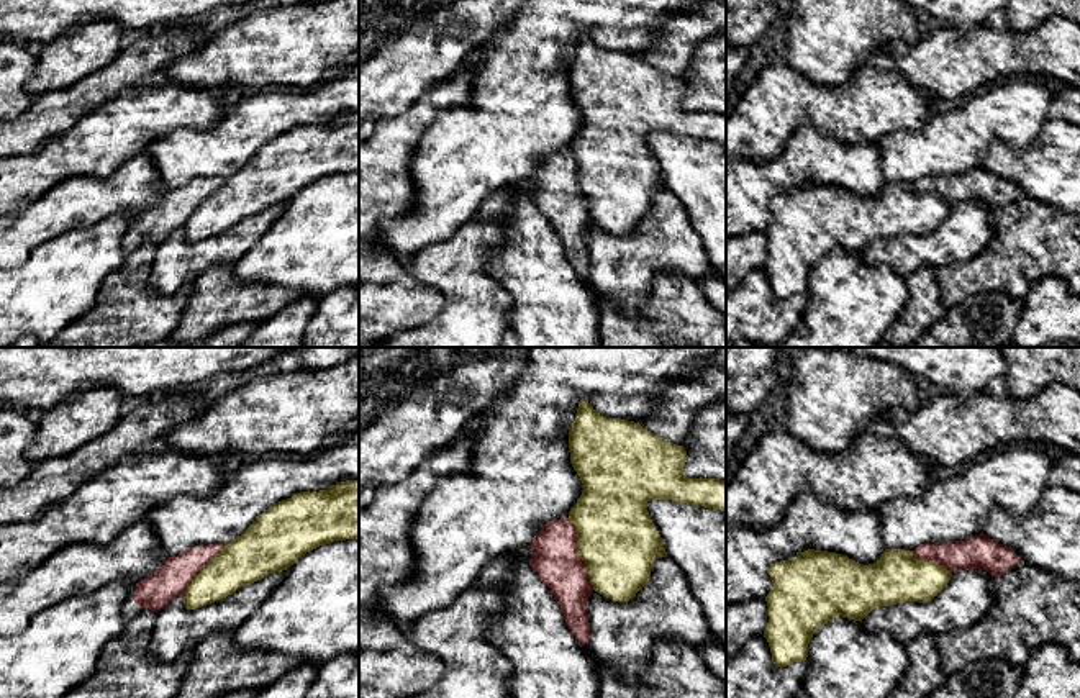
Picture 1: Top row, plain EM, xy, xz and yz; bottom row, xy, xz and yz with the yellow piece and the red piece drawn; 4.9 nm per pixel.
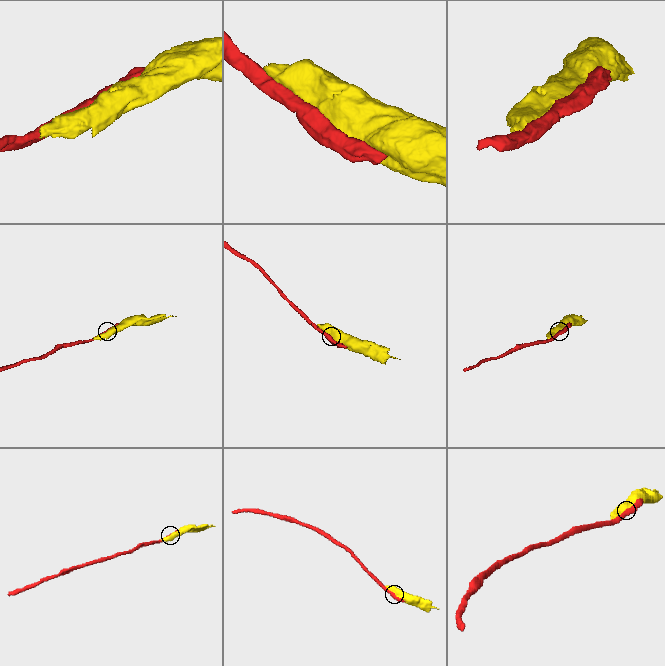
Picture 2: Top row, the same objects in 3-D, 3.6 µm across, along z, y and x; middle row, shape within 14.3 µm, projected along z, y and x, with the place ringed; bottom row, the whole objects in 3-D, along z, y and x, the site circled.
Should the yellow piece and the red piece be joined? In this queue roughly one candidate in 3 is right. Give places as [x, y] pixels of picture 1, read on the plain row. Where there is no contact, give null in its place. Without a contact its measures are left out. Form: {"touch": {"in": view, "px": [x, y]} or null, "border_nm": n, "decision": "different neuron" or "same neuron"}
{"touch": {"in": "xz", "px": [579, 187]}, "border_nm": 380, "decision": "different neuron"}

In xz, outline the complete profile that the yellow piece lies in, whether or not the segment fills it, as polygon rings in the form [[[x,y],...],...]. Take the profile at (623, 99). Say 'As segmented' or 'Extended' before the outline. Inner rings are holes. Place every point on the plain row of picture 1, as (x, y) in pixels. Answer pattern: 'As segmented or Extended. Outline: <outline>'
As segmented. Outline: [[[587,31],[579,34],[569,64],[570,97],[583,123],[569,144],[575,159],[579,188],[585,195],[593,223],[613,234],[629,234],[651,213],[652,195],[667,190],[647,136],[670,133],[726,144],[726,115],[690,111],[683,105],[687,84],[639,56],[601,49]]]

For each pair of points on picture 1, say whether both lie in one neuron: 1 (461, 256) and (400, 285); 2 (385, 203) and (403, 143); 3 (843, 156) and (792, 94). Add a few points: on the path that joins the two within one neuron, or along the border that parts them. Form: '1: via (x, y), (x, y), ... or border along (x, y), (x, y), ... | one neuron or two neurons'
1: border along (407, 259), (410, 274), (446, 300) | two neurons
2: via (385, 189), (385, 161), (389, 158) | one neuron
3: border along (787, 140), (800, 128), (818, 128), (861, 143) | two neurons

